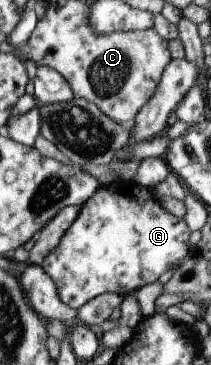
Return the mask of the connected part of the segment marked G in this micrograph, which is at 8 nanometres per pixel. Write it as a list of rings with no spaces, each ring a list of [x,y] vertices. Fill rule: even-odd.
[[[127,180],[125,182],[116,181],[113,184],[109,184],[108,186],[100,186],[83,205],[80,206],[80,211],[75,220],[65,229],[65,233],[61,235],[61,239],[59,239],[59,243],[45,255],[45,259],[41,261],[39,267],[43,269],[43,272],[46,275],[49,275],[51,281],[55,285],[57,296],[59,300],[64,305],[67,305],[71,309],[80,309],[87,301],[98,297],[99,295],[105,293],[115,293],[123,298],[125,295],[130,295],[132,292],[134,293],[136,290],[139,290],[141,287],[145,285],[156,283],[161,274],[166,272],[168,269],[172,269],[175,266],[179,265],[183,259],[185,259],[186,255],[189,253],[188,247],[188,239],[190,236],[189,227],[185,224],[185,221],[182,218],[173,216],[171,213],[165,211],[159,203],[157,203],[156,199],[153,199],[154,192],[149,191],[147,189],[143,189],[143,187],[139,187],[136,183],[133,183],[131,180]]]

